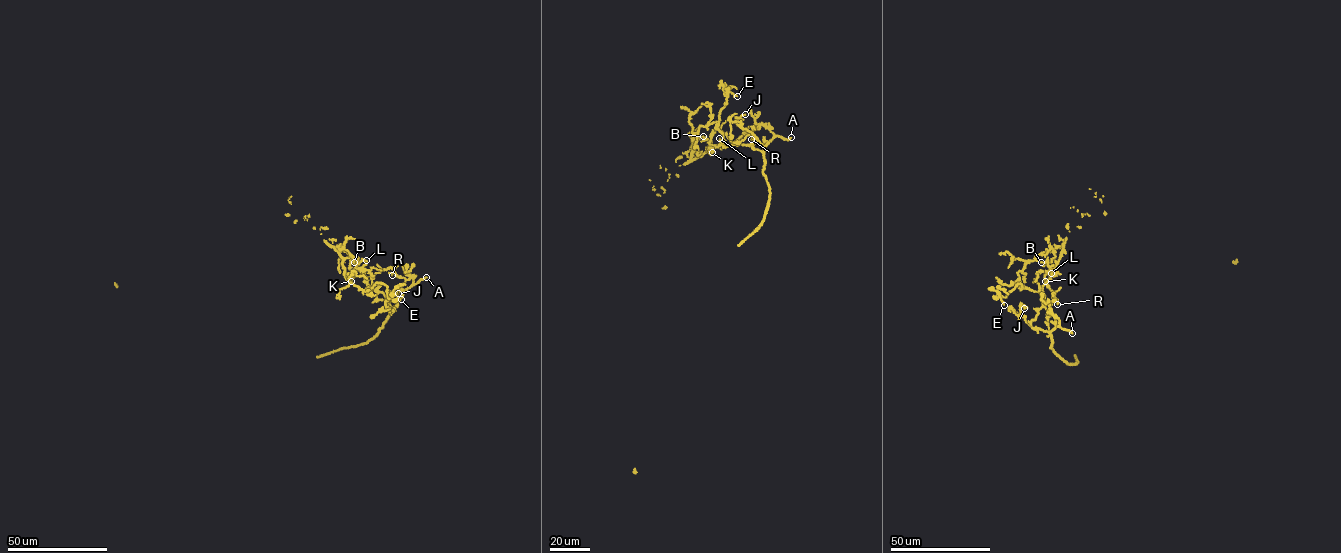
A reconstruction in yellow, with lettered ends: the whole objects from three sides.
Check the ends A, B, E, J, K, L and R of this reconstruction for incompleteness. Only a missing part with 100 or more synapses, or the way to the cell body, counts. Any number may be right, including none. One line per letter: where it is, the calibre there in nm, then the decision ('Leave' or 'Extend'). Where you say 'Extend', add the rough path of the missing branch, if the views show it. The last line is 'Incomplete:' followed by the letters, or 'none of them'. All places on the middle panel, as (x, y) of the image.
A: Place: (791, 137). Thickness 240 nm. Extend
B: Place: (703, 136). Thickness 130 nm. Leave
E: Place: (737, 96). Thickness 100 nm. Leave
J: Place: (745, 114). Thickness 170 nm. Leave
K: Place: (712, 152). Thickness 180 nm. Leave
L: Place: (719, 138). Thickness 160 nm. Leave
R: Place: (751, 139). Thickness 160 nm. Leave
Incomplete: A

